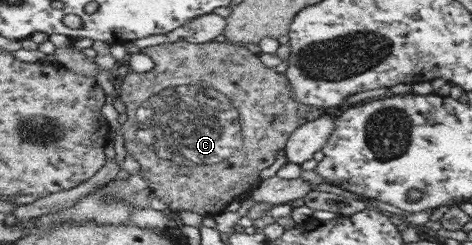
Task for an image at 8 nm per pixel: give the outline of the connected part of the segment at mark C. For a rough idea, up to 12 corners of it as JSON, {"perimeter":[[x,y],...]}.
{"perimeter":[[146,47],[126,154],[213,217],[320,118],[256,49]]}

